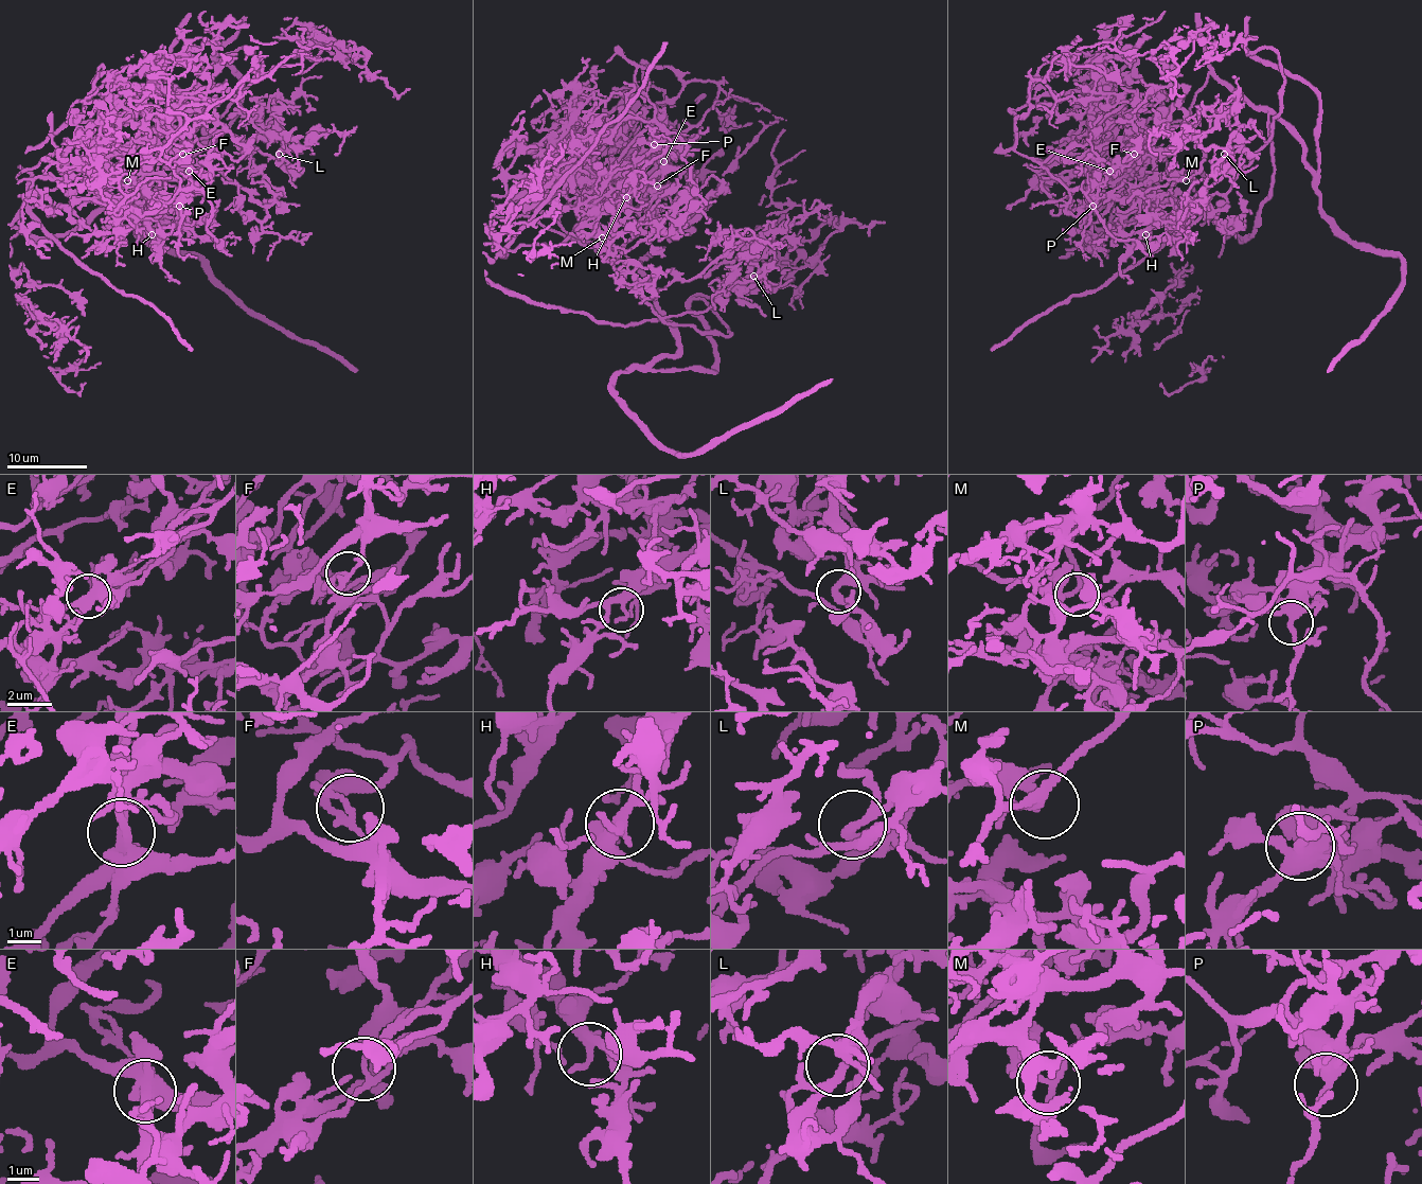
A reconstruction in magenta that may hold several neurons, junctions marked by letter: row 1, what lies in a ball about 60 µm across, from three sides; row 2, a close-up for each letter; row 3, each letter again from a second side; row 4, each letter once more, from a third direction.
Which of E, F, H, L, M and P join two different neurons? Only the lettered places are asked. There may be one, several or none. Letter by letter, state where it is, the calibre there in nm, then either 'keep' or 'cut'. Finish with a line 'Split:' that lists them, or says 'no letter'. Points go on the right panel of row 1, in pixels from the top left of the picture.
E: at (1109, 171); 400 nm thick; cut
F: at (1134, 154); 200 nm thick; cut
H: at (1145, 234); 320 nm thick; keep
L: at (1224, 154); 280 nm thick; keep
M: at (1186, 180); 200 nm thick; keep
P: at (1092, 206); 360 nm thick; keep
Split: E, F

